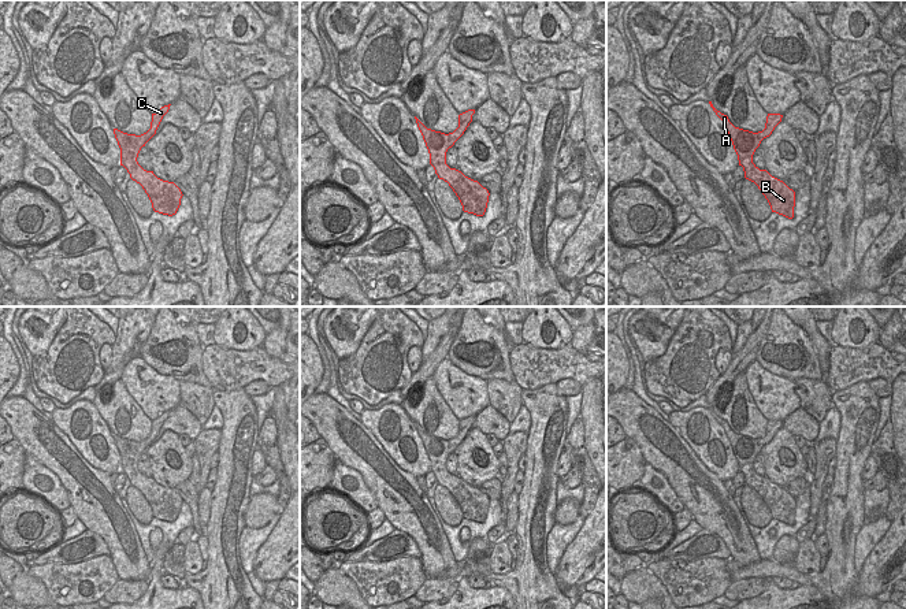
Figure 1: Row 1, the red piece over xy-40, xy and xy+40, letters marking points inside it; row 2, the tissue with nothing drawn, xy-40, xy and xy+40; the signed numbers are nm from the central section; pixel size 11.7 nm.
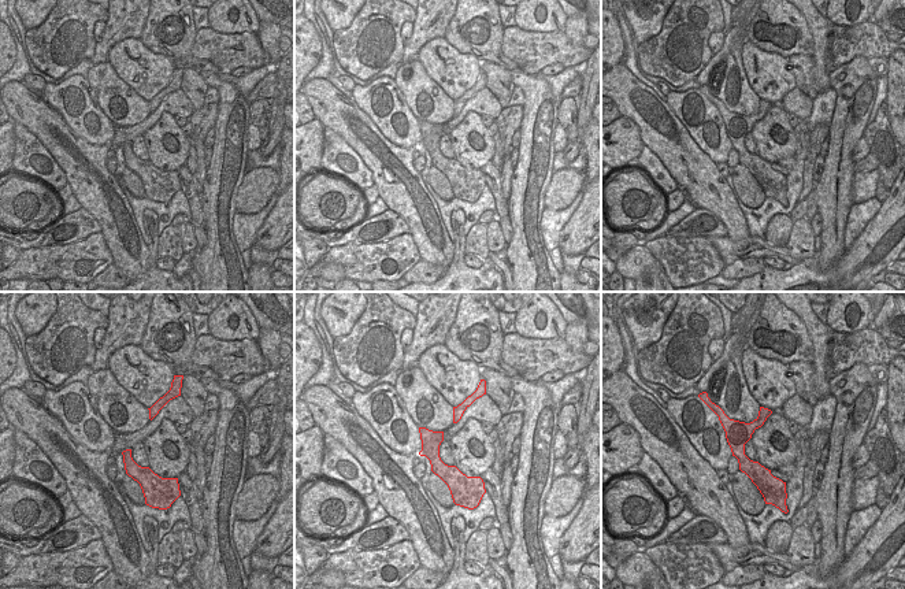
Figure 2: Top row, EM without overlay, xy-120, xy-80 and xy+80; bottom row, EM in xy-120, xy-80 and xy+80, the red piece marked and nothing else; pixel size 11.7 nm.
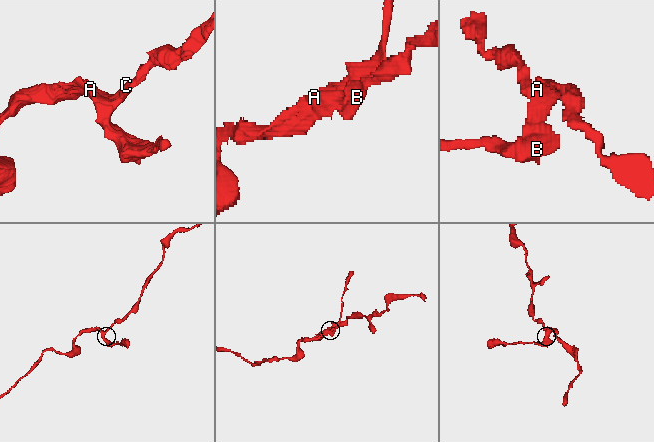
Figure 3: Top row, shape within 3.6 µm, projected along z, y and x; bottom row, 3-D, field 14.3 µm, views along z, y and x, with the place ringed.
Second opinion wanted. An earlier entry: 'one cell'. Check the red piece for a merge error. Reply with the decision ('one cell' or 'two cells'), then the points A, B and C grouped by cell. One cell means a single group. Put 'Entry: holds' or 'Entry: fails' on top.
Entry: holds
one cell; groups A B C

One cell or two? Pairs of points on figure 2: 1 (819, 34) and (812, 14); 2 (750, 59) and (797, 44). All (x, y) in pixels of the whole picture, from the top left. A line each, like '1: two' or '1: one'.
1: one
2: two

